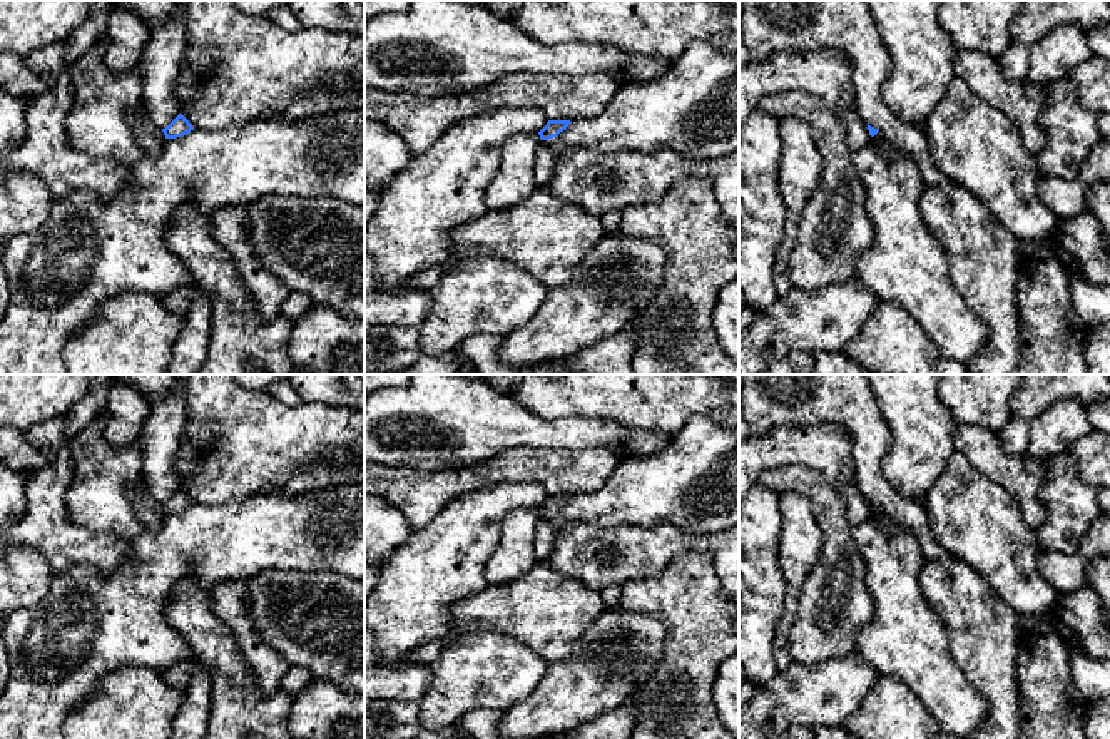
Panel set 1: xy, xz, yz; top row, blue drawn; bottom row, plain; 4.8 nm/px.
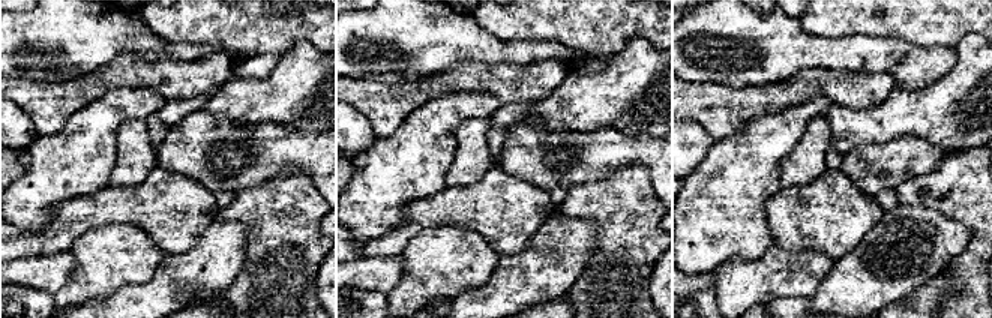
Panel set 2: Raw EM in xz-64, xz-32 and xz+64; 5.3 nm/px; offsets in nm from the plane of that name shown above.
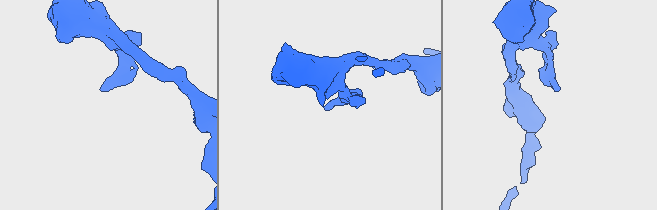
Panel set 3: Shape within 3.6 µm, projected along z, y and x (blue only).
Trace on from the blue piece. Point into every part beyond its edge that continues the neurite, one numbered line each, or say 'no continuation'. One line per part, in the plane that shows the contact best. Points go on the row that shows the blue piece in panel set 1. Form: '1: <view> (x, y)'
no continuation

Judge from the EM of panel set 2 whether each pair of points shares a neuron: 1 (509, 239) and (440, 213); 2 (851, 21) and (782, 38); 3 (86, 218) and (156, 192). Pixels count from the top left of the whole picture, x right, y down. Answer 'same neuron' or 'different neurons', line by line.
1: same neuron
2: different neurons
3: same neuron

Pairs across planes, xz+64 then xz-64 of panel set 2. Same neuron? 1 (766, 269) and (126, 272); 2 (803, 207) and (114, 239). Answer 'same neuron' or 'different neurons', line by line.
1: same neuron
2: different neurons

